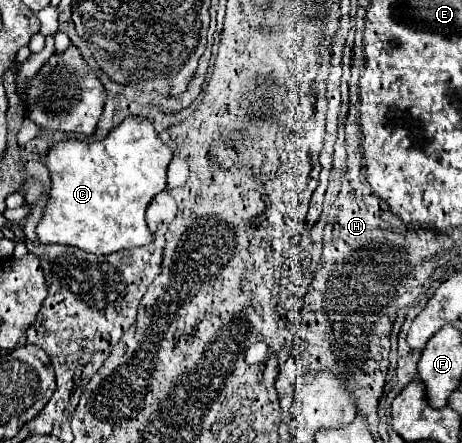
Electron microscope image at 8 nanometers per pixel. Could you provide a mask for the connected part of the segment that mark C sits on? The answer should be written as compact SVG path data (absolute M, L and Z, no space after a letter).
M127 118L113 128L107 138L99 142L65 140L57 142L43 156L43 164L51 176L49 200L43 216L37 224L37 238L41 244L67 244L91 254L113 254L119 250L147 246L153 236L145 224L145 208L167 186L167 166L173 158L173 150L159 140L151 120Z

